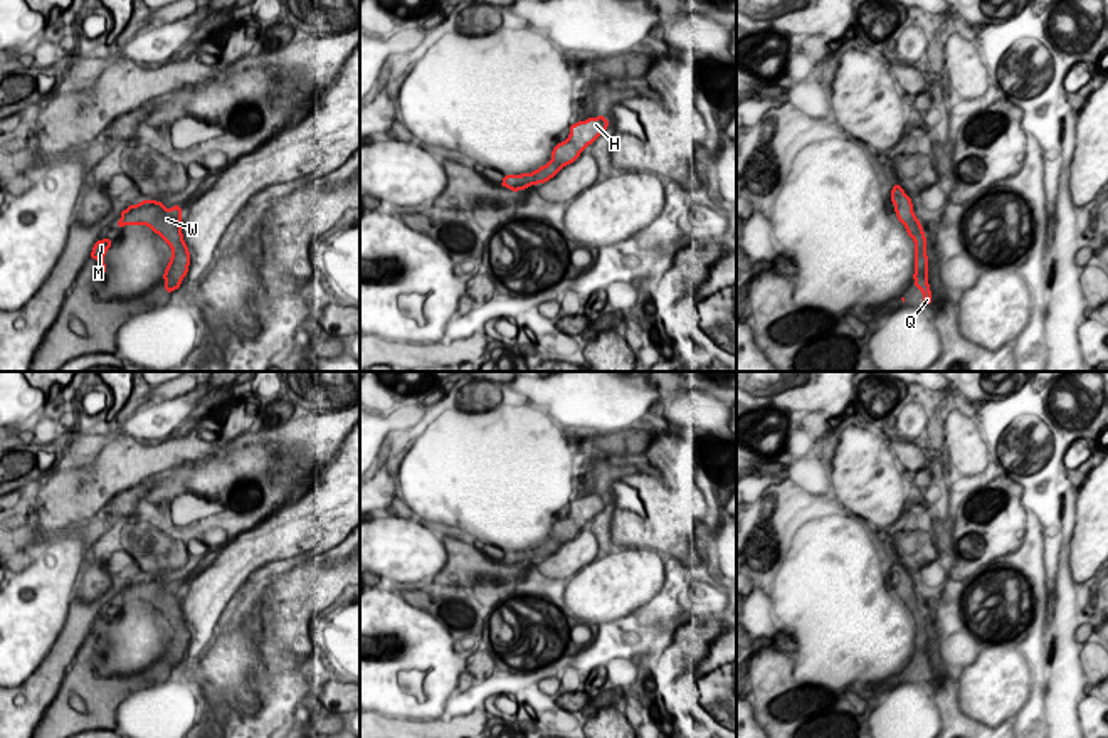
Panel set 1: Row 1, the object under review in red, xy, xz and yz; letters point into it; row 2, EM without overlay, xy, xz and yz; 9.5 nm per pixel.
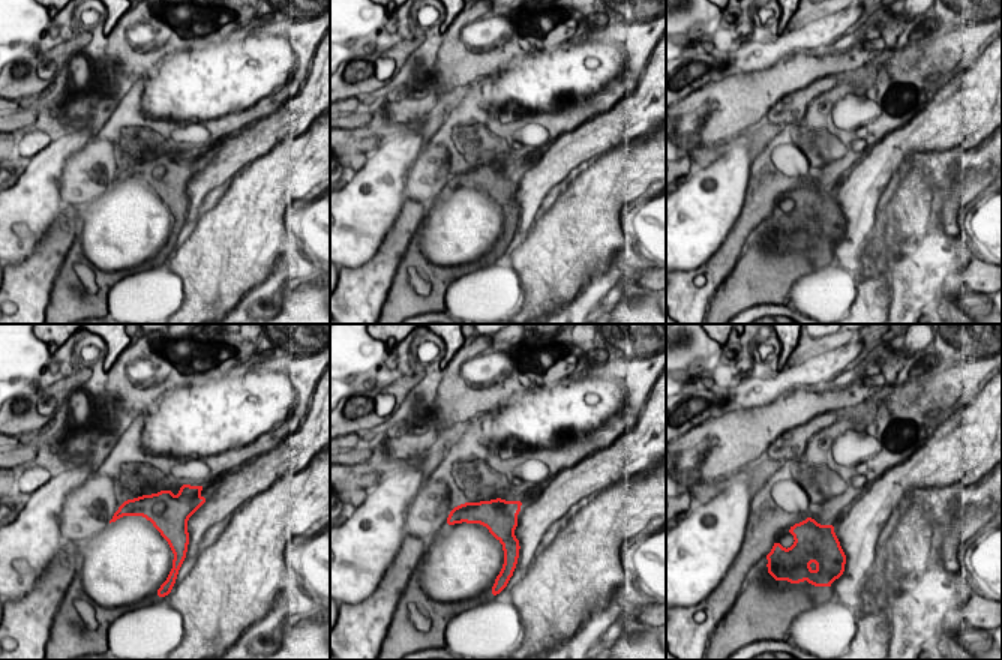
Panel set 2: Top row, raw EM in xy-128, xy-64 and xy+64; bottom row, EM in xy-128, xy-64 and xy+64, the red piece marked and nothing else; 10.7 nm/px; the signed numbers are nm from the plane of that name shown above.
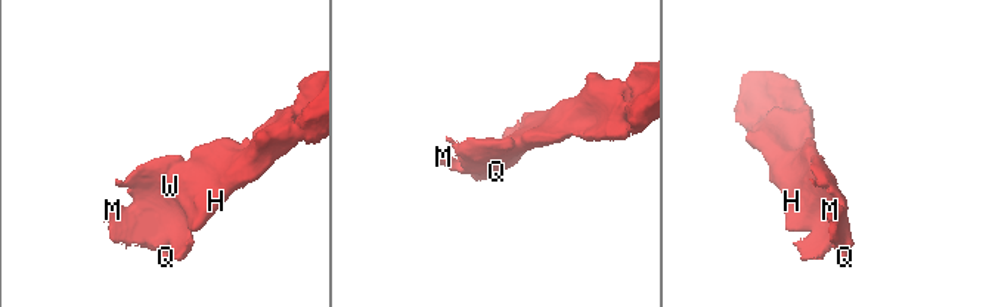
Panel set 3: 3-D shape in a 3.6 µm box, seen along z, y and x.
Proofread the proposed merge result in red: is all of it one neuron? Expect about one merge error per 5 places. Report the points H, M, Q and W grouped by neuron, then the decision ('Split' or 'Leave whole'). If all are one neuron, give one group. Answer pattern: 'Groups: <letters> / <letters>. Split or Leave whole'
Groups: H M Q W. Leave whole

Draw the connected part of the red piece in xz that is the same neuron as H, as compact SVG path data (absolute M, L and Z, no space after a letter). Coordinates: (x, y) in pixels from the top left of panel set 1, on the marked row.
M604 116L588 118L570 126L570 134L551 151L551 160L536 171L521 175L503 175L501 187L513 192L525 190L531 185L545 183L553 178L563 166L573 163L580 153L592 145L609 126Z

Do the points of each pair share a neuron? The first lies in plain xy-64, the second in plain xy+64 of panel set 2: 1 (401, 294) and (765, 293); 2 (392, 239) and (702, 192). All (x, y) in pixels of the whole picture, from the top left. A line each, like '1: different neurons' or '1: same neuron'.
1: same neuron
2: different neurons

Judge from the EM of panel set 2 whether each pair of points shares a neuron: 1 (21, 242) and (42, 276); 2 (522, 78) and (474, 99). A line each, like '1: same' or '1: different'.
1: different
2: different

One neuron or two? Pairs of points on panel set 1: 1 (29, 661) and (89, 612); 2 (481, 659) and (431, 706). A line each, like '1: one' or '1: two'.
1: two
2: two

